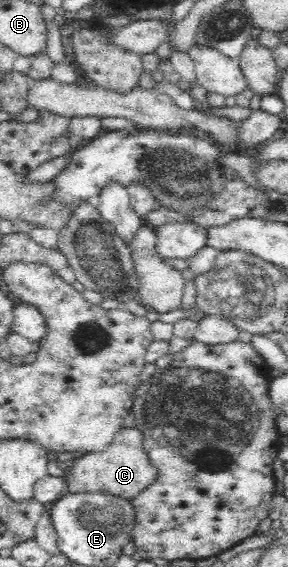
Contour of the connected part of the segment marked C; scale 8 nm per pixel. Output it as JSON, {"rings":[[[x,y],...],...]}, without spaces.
{"rings":[[[138,427],[122,428],[112,442],[100,452],[89,452],[69,463],[65,488],[68,493],[110,493],[121,500],[132,500],[147,489],[157,476],[156,468],[150,463],[142,445],[143,436]]]}

